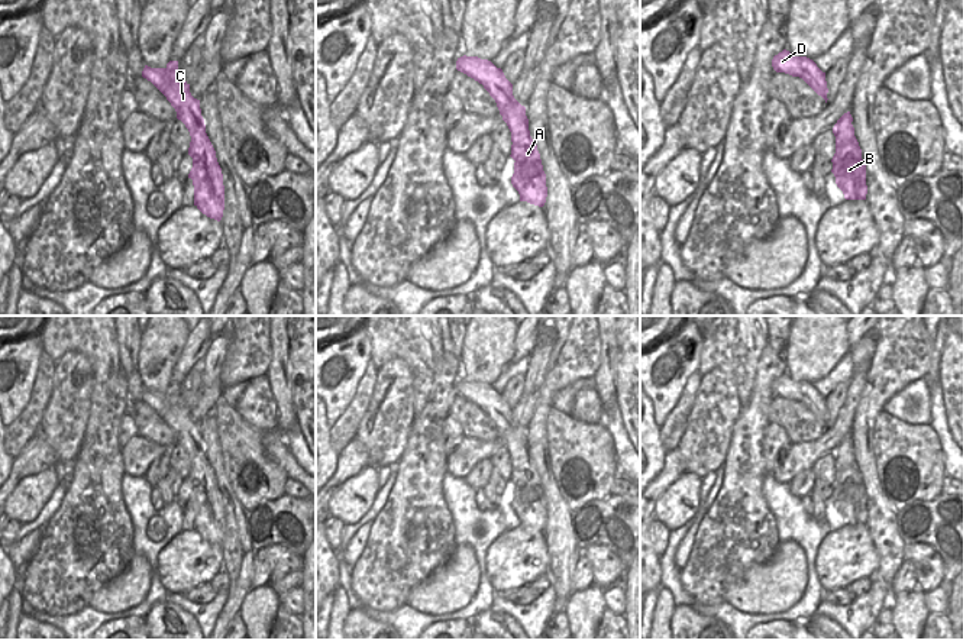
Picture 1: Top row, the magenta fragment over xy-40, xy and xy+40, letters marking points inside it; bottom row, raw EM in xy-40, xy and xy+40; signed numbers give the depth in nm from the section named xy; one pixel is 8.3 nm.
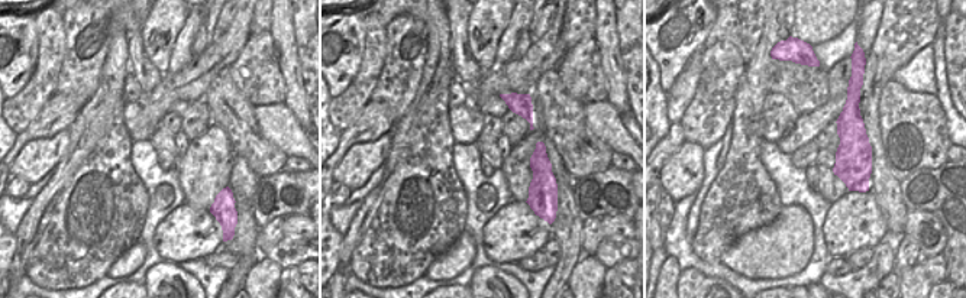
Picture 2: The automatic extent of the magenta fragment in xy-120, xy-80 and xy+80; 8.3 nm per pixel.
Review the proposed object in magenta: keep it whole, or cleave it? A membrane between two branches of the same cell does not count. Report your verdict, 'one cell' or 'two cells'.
two cells

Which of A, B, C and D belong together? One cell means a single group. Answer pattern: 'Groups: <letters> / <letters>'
Groups: A C D / B

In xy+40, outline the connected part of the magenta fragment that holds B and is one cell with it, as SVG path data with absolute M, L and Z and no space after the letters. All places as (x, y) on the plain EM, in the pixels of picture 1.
M863 484L834 485L831 497L836 501L837 511L843 515L846 524L862 524L865 513L854 508L853 504L866 501L866 489Z

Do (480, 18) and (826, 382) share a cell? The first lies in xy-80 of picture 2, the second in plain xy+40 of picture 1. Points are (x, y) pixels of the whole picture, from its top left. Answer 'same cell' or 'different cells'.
different cells

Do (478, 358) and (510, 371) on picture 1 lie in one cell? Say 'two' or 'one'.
two

